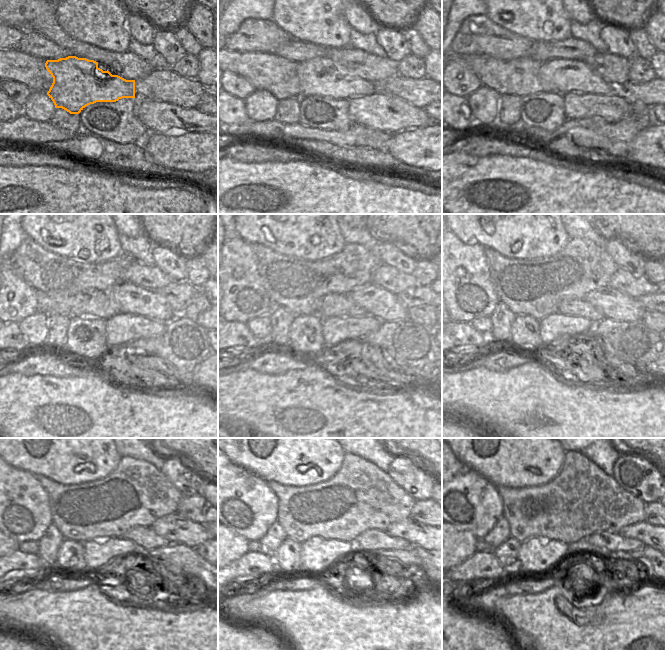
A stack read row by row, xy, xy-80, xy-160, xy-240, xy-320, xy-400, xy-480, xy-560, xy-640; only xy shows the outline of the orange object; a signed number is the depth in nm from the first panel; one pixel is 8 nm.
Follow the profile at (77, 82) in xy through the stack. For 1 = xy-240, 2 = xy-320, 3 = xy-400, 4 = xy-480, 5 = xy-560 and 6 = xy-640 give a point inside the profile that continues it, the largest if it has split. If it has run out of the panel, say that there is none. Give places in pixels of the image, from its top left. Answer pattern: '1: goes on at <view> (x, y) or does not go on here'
1: goes on at xy-240 (130, 299)
2: goes on at xy-320 (378, 302)
3: goes on at xy-400 (614, 304)
4: goes on at xy-480 (177, 529)
5: goes on at xy-560 (418, 534)
6: goes on at xy-640 (641, 531)

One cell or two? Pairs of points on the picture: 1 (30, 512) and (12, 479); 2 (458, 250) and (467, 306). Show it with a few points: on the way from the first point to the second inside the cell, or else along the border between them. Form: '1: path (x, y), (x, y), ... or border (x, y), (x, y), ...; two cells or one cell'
1: path (22, 504), (12, 494), (12, 487); one cell
2: path (471, 264), (471, 292); one cell

